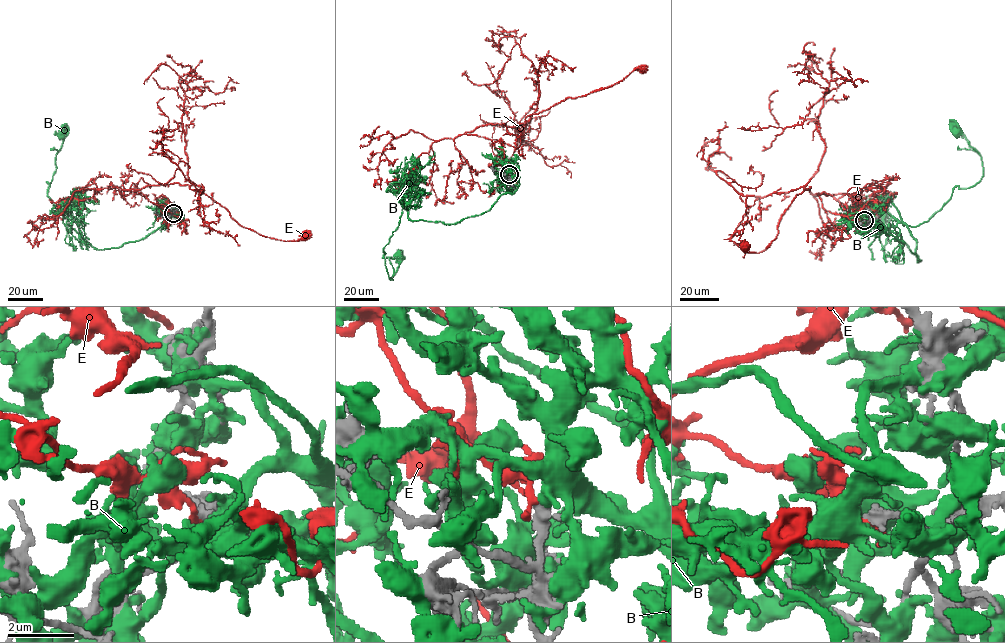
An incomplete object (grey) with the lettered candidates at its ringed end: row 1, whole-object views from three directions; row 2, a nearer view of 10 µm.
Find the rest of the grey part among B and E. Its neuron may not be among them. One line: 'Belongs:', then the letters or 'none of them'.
Belongs: none of them

